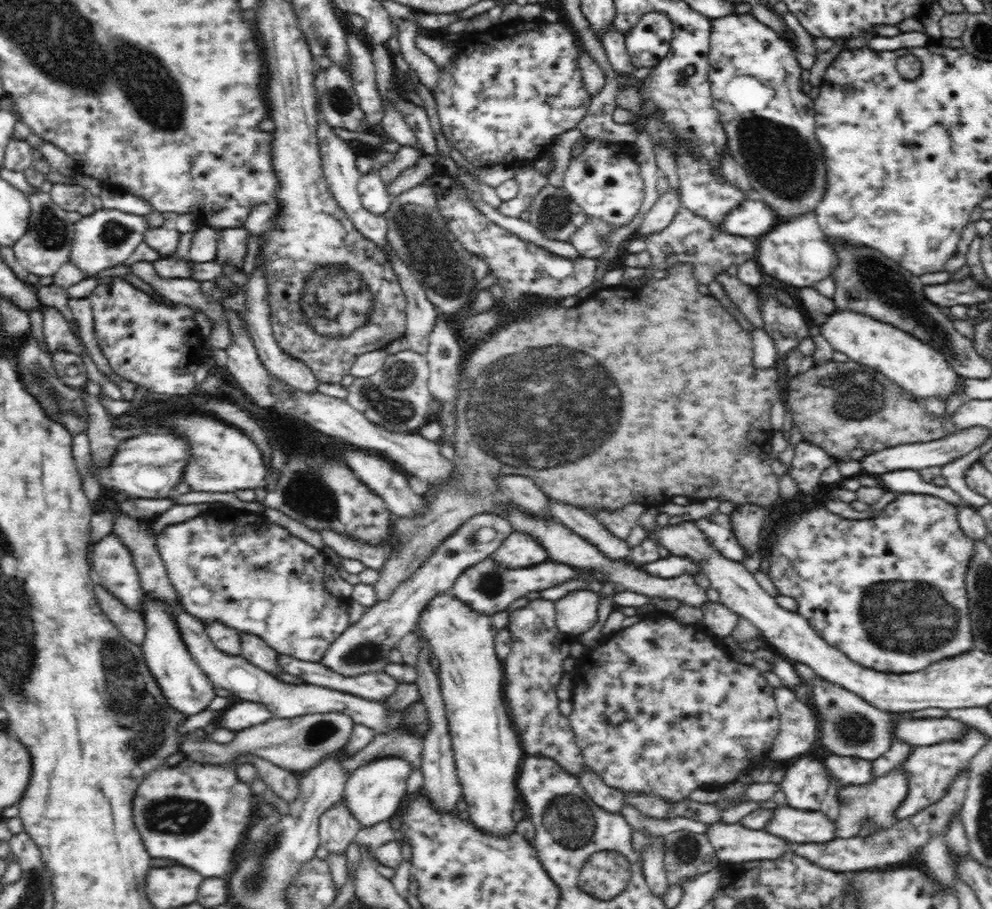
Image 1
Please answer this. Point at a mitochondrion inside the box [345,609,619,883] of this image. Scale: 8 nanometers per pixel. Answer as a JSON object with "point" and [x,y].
{"point":[567,817]}

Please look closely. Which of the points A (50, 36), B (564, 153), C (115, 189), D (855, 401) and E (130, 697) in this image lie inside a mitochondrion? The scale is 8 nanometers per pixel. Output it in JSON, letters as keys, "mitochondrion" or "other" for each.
{"A":"mitochondrion","B":"other","C":"other","D":"mitochondrion","E":"mitochondrion"}

